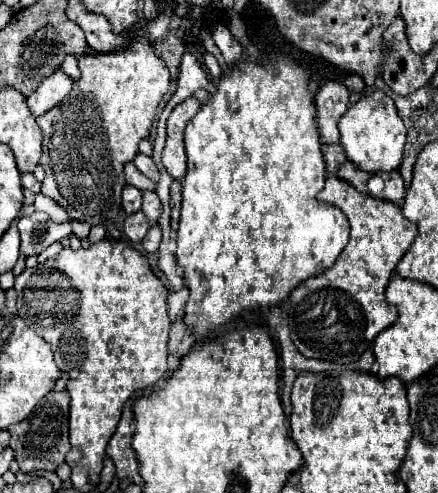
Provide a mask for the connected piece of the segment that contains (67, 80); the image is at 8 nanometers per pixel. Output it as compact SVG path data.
M56 68L50 76L46 76L40 86L28 96L28 106L34 116L40 116L60 104L72 90L72 78L62 70Z

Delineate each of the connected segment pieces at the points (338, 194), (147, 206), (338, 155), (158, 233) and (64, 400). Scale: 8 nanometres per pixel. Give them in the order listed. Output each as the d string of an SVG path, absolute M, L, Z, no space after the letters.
M328 176L318 200L340 206L350 220L350 240L334 266L304 280L290 294L290 334L296 348L306 358L320 358L338 364L356 362L378 332L396 322L396 308L388 304L384 288L416 236L416 224L410 222L394 202L358 192L346 180Z
M144 190L142 196L144 196L142 210L144 210L144 214L148 216L150 224L156 224L156 220L160 218L160 212L162 212L162 202L160 202L158 194L156 194L156 192L150 192L150 190Z
M332 144L332 146L324 146L324 160L326 160L326 170L328 174L336 174L340 170L342 164L348 162L344 148L340 144Z
M156 224L156 226L152 226L152 228L148 230L146 238L142 240L142 246L144 246L146 252L156 252L158 246L160 246L160 242L162 242L162 230L160 230L160 226Z
M66 390L62 392L50 392L36 404L36 408L30 412L28 420L22 420L20 424L14 424L8 428L12 434L10 448L14 452L16 462L20 464L22 472L32 470L56 470L62 462L66 452L70 450L68 442L68 406L70 406L70 394Z

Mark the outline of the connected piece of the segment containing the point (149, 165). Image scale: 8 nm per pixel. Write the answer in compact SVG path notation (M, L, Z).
M138 154L138 156L134 158L134 166L136 166L144 176L148 176L148 178L154 180L154 182L158 182L158 168L154 166L154 162L152 162L150 156Z

